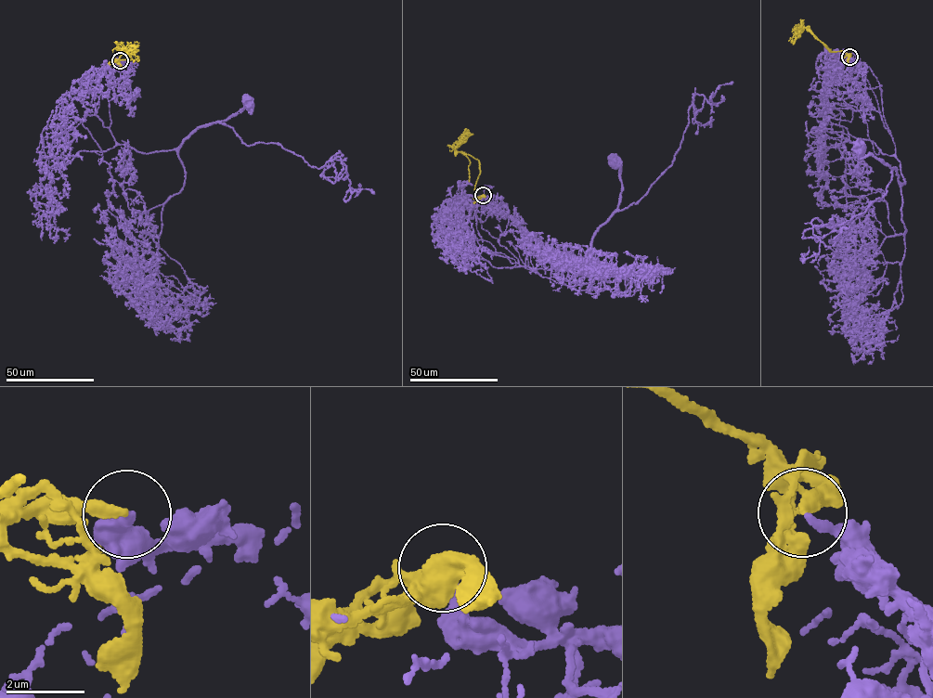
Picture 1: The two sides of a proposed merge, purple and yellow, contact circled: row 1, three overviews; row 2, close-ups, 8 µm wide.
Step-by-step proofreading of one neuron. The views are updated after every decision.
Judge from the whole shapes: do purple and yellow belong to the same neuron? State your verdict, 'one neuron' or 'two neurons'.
two neurons

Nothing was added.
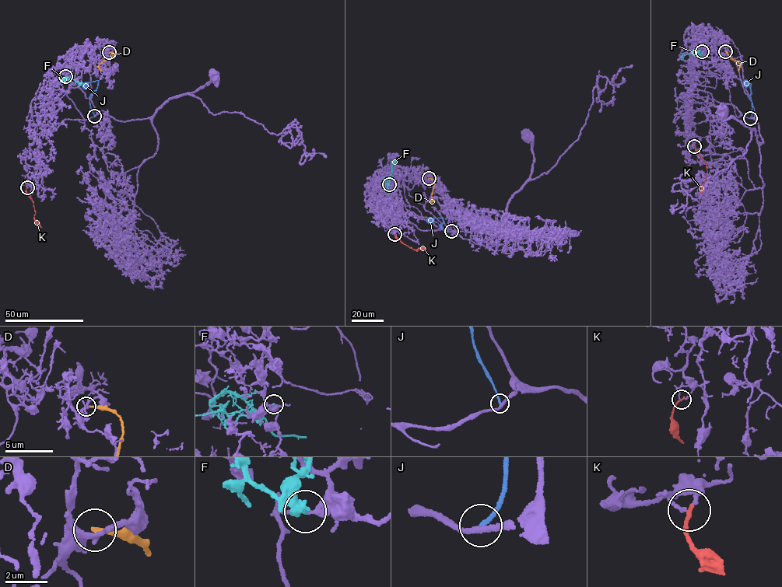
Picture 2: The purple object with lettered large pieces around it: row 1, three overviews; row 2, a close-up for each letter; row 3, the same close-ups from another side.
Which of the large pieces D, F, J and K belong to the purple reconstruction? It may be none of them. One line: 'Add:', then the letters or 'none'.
Add: F

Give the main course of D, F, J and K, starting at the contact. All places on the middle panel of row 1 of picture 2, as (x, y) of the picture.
D: (429, 178), (435, 182), (431, 201), (435, 200)
F: (389, 184), (392, 162), (394, 162)
J: (452, 231), (446, 232), (440, 227), (443, 221), (442, 217), (428, 221)
K: (394, 233), (396, 237), (417, 251), (426, 249)

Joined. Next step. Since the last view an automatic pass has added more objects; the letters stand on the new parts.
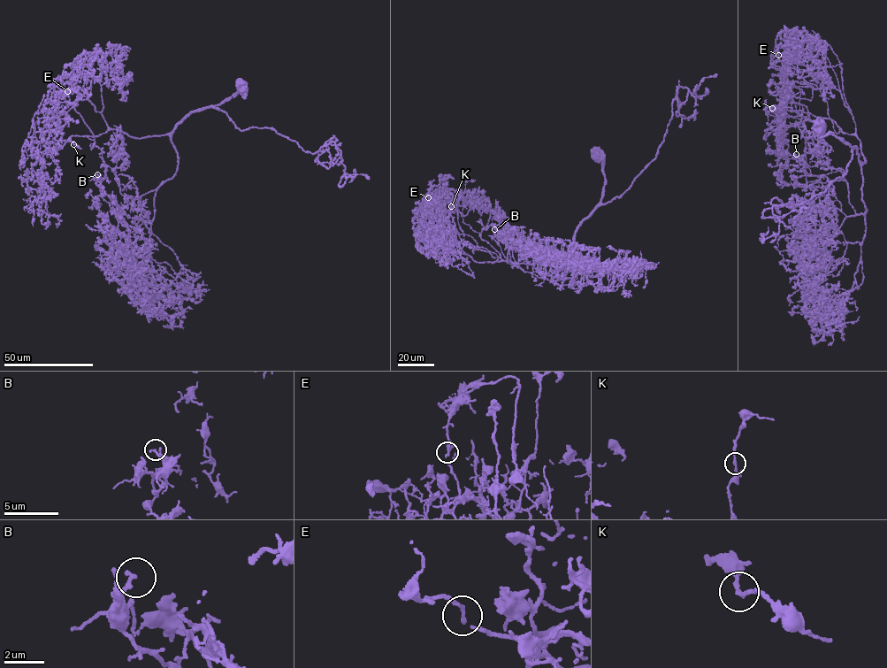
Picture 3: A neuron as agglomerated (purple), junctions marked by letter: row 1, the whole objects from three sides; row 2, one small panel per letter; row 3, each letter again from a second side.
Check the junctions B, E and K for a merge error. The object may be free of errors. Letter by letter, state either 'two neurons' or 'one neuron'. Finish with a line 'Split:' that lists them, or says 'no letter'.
B: one neuron
E: one neuron
K: one neuron
Split: no letter

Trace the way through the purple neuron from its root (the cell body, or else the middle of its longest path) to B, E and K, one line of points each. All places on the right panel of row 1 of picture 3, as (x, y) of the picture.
B: (822, 126), (819, 137), (832, 134), (857, 148), (864, 214), (846, 215), (828, 179), (812, 175), (796, 154)
E: (822, 126), (818, 136), (865, 163), (803, 79), (812, 71), (778, 55)
K: (822, 126), (818, 136), (840, 137), (865, 163), (858, 138), (832, 120), (772, 107)

